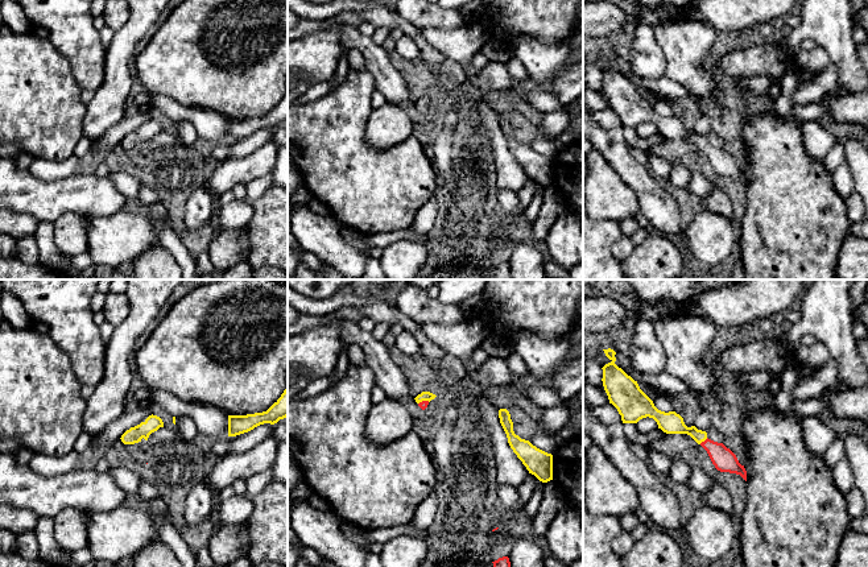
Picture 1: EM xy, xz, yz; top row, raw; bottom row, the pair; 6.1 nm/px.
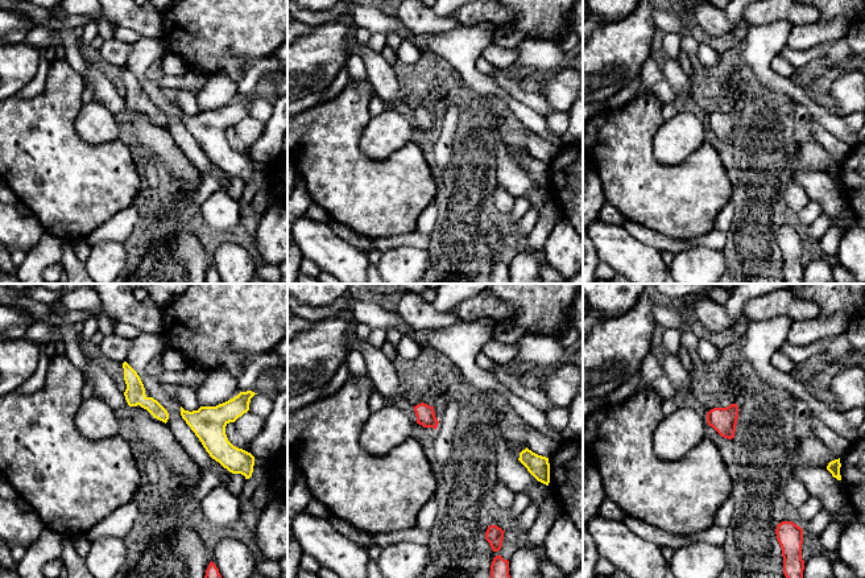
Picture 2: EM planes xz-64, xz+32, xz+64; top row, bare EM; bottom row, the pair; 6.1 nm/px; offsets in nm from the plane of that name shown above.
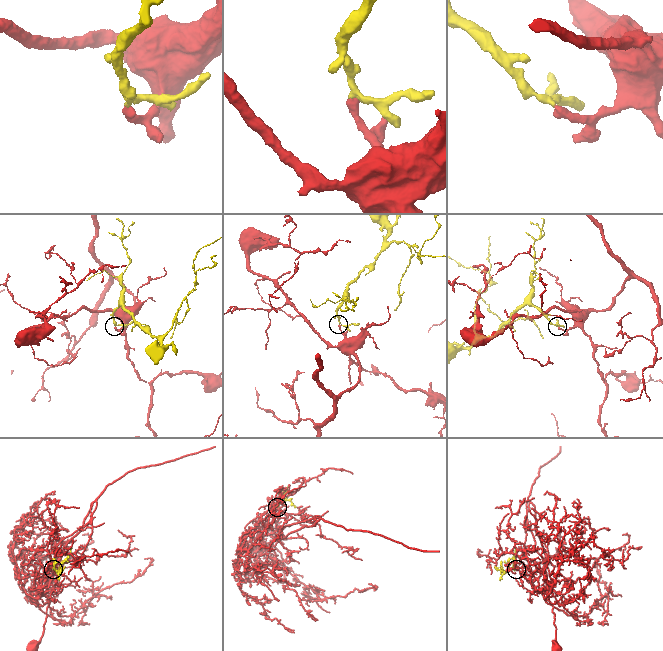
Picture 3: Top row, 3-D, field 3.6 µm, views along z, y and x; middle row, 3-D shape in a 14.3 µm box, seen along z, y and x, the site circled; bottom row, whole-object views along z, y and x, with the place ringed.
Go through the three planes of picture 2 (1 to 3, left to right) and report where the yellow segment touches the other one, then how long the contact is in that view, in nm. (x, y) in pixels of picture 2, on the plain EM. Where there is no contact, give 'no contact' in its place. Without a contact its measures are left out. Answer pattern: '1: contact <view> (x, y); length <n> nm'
1: no contact
2: no contact
3: no contact

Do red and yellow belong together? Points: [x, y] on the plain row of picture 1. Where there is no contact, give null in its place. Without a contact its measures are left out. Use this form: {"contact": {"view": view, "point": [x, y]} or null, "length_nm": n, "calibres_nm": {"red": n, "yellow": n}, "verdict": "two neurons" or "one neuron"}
{"contact": {"view": "yz", "point": [705, 145]}, "length_nm": 70, "calibres_nm": {"red": 140, "yellow": 130}, "verdict": "one neuron"}

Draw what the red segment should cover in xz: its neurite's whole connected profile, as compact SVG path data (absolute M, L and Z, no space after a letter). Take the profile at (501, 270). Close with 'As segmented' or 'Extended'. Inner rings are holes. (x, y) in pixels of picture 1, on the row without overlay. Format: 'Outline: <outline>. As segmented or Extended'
Outline: M508 261L499 262L493 268L493 278L492 280L512 280L511 266Z. As segmented

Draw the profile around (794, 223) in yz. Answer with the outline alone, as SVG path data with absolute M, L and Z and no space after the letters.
M777 113L753 116L743 124L741 140L748 149L747 206L737 236L744 280L836 280L835 268L842 243L848 236L851 222L846 202L832 186L832 174L823 161L813 160L803 144L803 121Z

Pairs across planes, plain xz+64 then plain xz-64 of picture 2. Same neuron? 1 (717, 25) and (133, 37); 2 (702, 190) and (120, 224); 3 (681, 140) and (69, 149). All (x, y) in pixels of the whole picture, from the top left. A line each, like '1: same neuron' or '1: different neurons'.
1: different neurons
2: different neurons
3: different neurons

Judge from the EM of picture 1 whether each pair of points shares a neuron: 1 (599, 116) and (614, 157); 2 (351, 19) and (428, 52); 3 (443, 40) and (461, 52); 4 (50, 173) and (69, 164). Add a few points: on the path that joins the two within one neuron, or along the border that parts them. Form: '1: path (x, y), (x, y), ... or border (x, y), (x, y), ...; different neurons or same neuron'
1: border (596, 121), (608, 129), (621, 128); different neurons
2: border (355, 13), (364, 21); different neurons
3: path (447, 41), (457, 48); same neuron
4: path (54, 169), (65, 168); same neuron

